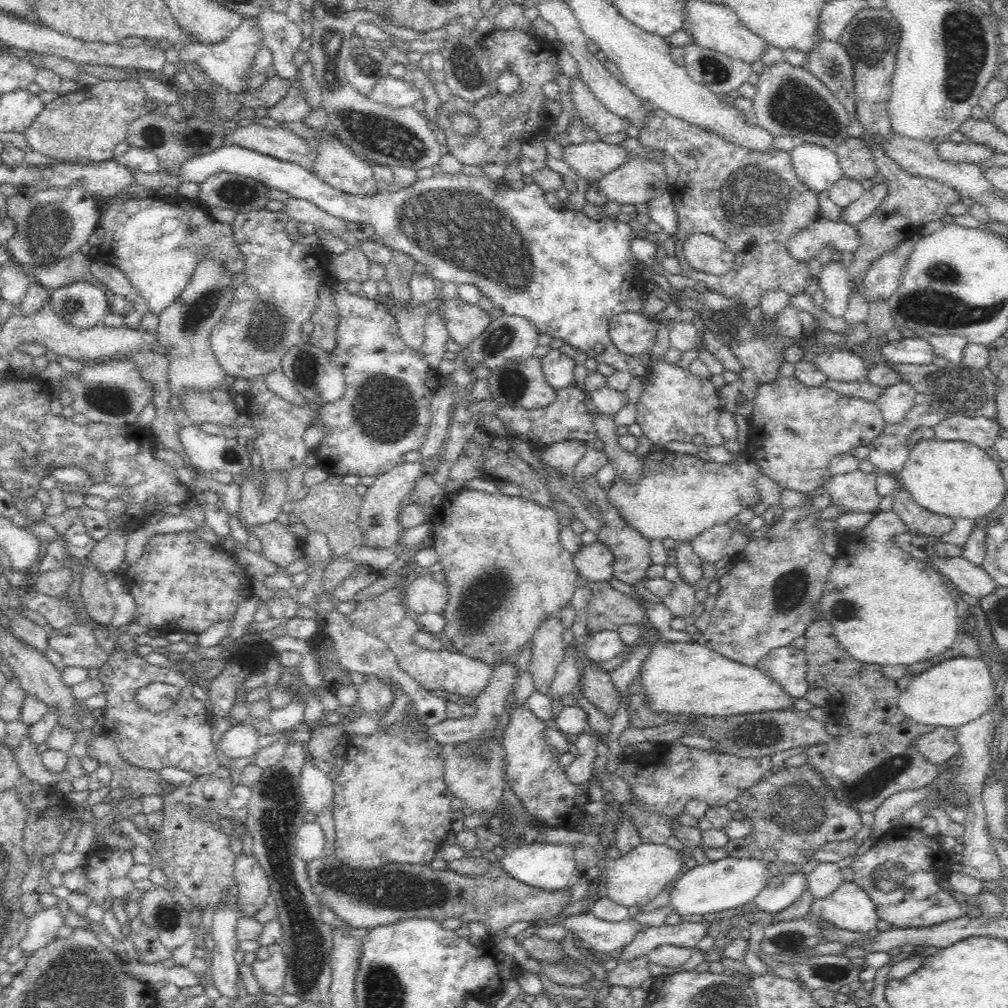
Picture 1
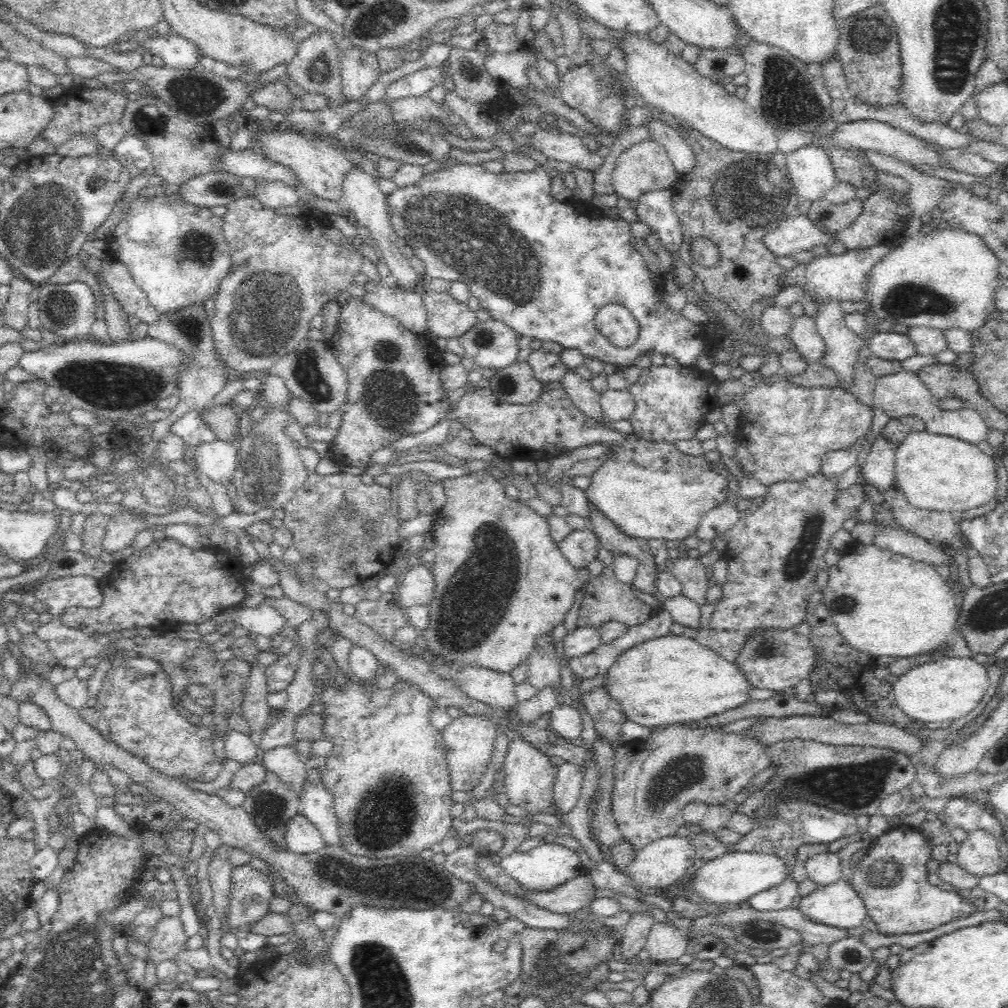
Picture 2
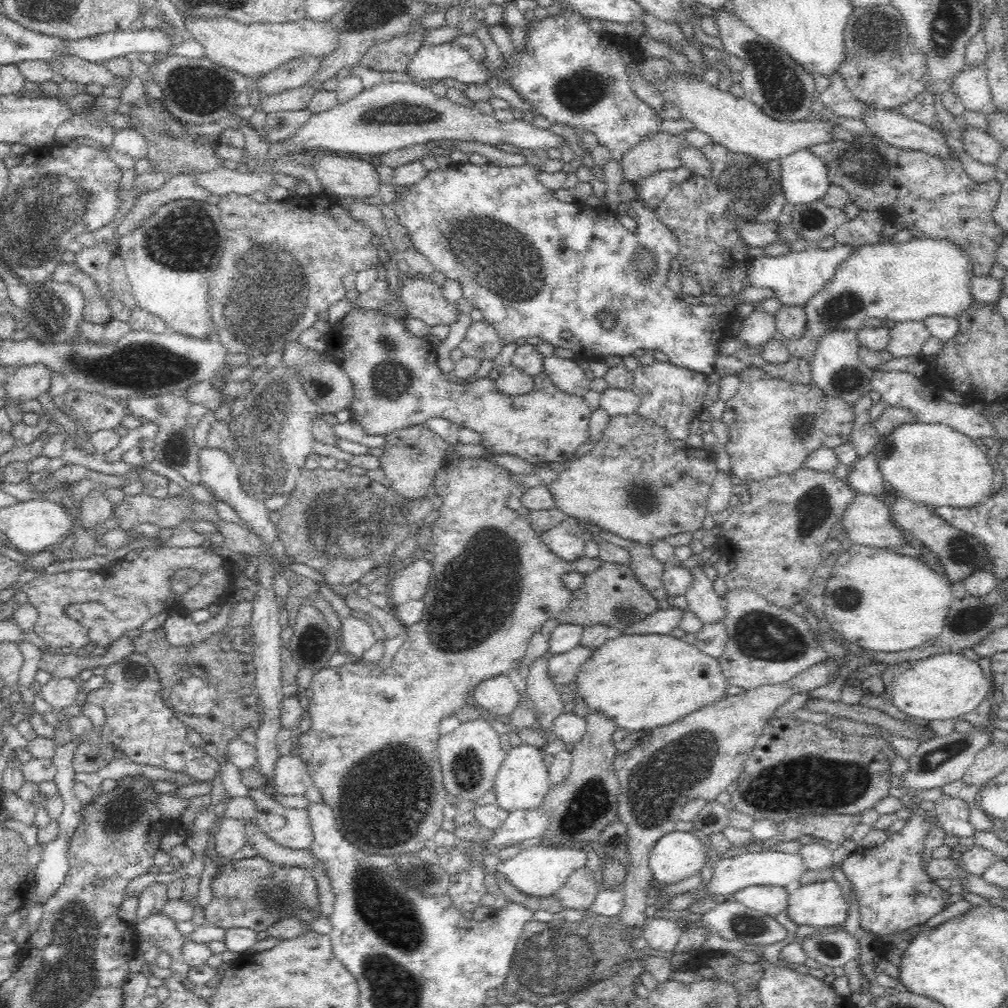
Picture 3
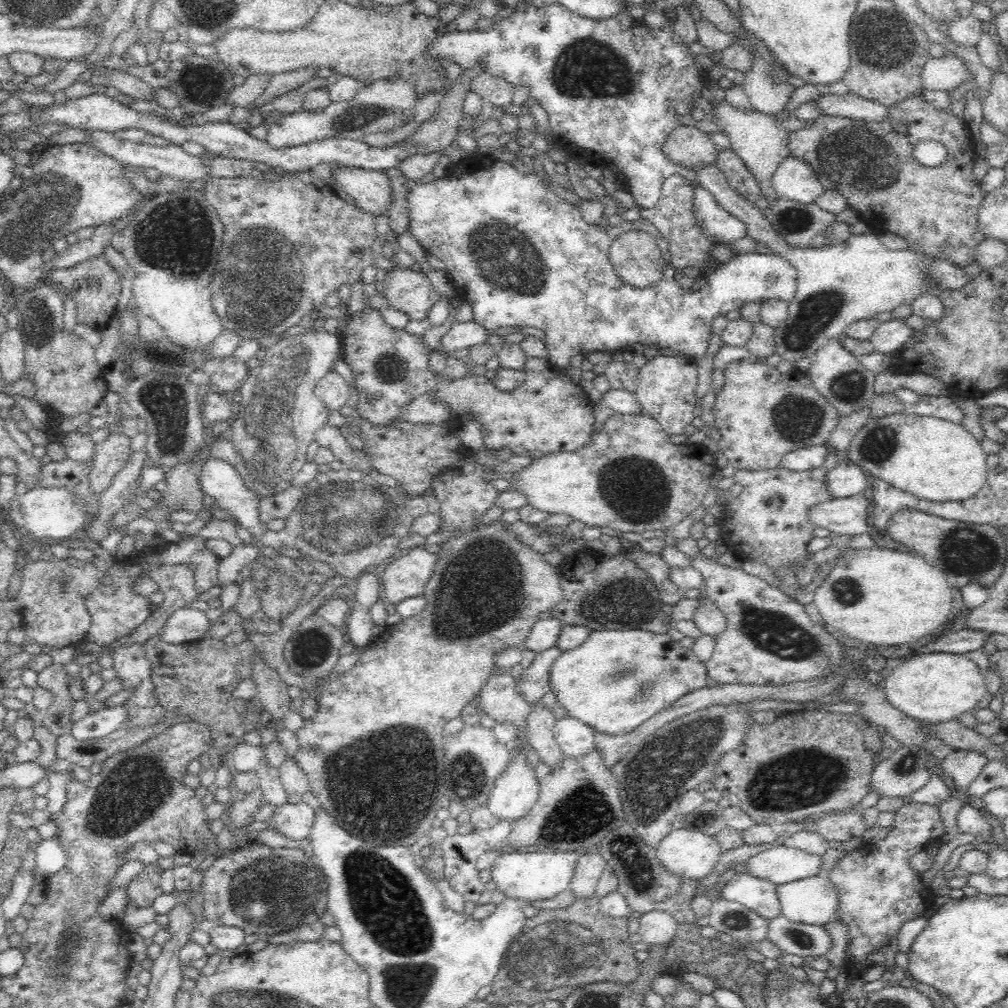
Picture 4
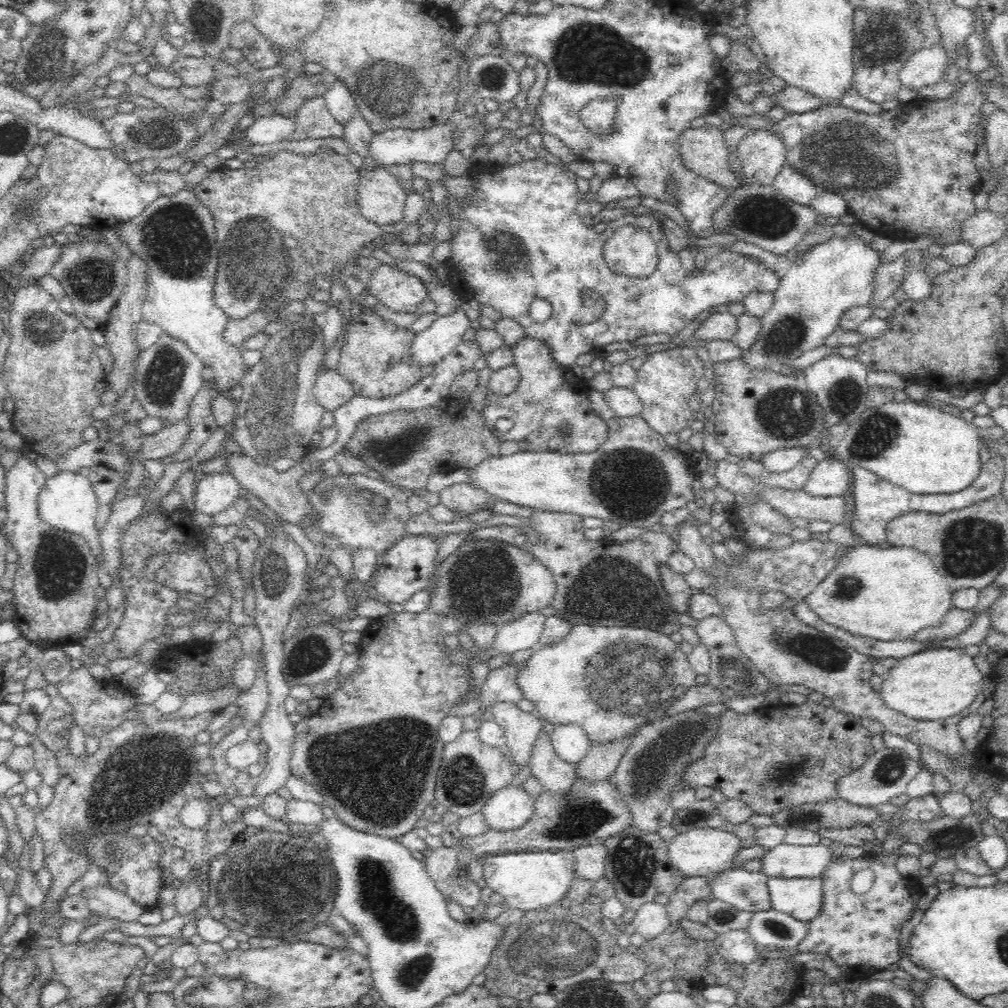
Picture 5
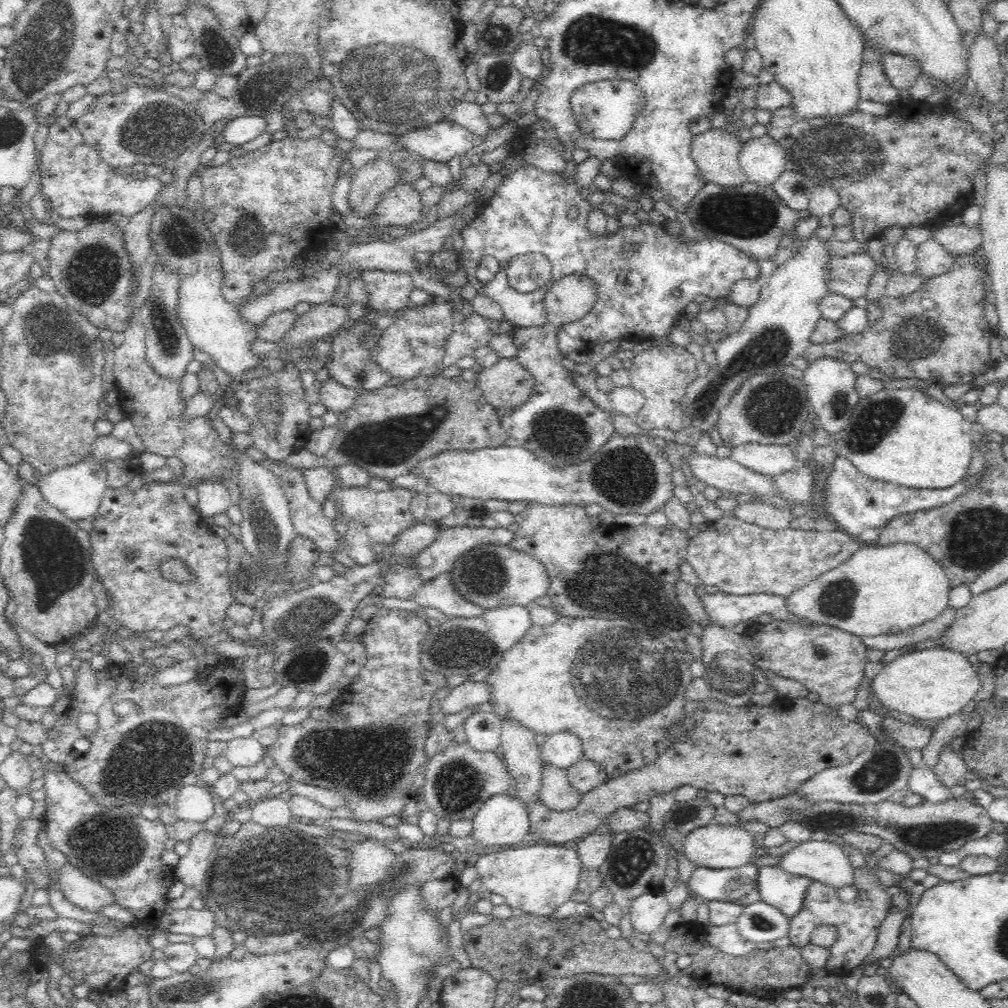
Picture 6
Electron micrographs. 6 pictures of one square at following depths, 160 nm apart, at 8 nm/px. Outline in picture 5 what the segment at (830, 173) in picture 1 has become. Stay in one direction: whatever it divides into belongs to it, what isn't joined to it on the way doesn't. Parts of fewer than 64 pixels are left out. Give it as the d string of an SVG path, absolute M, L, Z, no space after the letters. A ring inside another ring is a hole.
M786 163L775 176L772 188L784 198L804 206L810 205L818 194L816 186L806 176Z

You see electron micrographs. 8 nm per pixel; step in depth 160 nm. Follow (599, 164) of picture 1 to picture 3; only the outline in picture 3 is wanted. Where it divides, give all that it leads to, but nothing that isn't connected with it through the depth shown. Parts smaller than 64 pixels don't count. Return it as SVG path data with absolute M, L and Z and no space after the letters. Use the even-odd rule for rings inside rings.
M396 82L364 89L348 102L315 113L296 134L272 143L268 158L272 162L287 152L292 154L297 151L320 150L377 159L384 153L438 140L480 142L487 145L508 143L535 152L560 149L566 139L552 129L538 128L524 119L504 123L494 119L493 114L456 105L445 96L437 97L430 86Z

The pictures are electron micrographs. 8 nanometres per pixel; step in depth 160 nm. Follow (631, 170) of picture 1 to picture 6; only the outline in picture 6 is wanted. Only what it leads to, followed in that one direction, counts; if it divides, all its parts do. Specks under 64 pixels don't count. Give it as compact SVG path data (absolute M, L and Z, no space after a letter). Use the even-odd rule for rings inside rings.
M724 128L697 133L690 140L690 156L706 183L722 187L738 187L747 183L738 156L741 142Z

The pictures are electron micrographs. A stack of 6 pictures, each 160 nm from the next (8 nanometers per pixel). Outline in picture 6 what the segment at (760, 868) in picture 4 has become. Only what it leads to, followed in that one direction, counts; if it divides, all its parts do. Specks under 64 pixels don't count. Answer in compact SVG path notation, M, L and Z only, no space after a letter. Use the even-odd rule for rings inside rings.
M824 840L803 842L780 856L776 866L794 876L841 889L855 885L854 870L840 845Z

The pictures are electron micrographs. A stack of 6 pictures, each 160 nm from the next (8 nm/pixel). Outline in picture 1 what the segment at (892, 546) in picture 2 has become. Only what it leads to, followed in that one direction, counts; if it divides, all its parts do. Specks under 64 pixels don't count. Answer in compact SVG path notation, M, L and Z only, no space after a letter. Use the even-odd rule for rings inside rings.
M936 555L932 564L944 576L948 576L960 592L972 598L986 598L1000 587L981 566L972 564L964 557L942 558Z

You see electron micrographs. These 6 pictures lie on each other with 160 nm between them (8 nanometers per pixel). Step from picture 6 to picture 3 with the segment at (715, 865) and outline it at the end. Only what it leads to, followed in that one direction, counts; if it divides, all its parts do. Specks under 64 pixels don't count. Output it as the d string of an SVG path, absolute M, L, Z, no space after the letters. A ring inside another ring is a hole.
M674 830L654 844L646 862L654 882L678 884L700 873L706 855L706 844L702 844L694 834Z

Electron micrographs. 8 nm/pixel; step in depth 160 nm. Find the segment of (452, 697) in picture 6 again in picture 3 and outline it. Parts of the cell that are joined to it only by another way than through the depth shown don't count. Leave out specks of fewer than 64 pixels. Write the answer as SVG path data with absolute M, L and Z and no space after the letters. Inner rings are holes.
M580 645L570 649L570 652L554 655L548 660L548 669L553 681L560 687L563 684L572 685L580 674L582 666L593 657L594 648Z

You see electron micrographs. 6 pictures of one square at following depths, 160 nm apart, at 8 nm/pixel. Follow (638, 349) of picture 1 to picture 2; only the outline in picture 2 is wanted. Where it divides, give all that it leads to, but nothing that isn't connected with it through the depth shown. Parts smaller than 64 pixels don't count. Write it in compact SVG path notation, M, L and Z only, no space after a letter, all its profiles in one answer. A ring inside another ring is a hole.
M609 304L598 310L595 325L614 346L627 349L635 345L640 336L640 325L628 308Z

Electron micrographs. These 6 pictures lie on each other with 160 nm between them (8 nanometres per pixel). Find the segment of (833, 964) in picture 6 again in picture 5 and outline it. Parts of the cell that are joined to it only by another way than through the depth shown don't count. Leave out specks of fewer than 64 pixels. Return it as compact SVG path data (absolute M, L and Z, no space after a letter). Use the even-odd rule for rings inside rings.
M935 795L910 798L901 809L889 814L888 831L878 856L854 860L844 856L832 862L820 877L824 882L824 908L820 916L808 924L808 936L796 952L817 953L831 958L849 981L862 980L886 968L896 968L901 958L901 930L918 911L917 904L906 890L906 876L900 875L896 869L898 860L904 857L900 847L909 842L909 839L902 839L907 836L901 828L906 823L927 825L942 817L945 814ZM862 870L872 870L875 878L866 894L856 894L852 891L852 878Z

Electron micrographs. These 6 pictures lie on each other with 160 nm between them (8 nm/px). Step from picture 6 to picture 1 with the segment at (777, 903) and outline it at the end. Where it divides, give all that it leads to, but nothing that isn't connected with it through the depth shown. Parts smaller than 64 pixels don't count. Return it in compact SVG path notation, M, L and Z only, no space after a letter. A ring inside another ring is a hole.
M844 880L830 898L816 900L811 910L834 927L857 934L868 934L878 928L878 922L881 921L870 895L854 881Z

